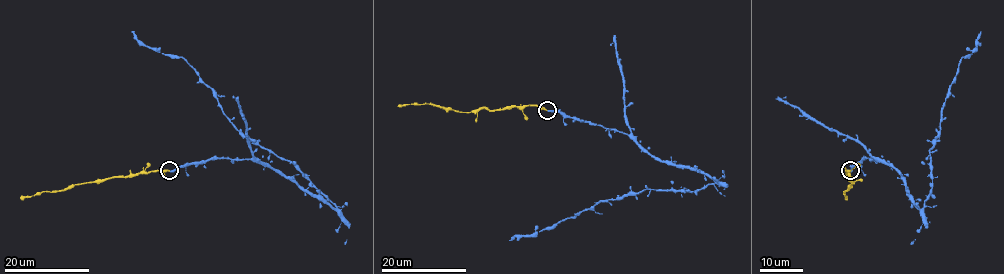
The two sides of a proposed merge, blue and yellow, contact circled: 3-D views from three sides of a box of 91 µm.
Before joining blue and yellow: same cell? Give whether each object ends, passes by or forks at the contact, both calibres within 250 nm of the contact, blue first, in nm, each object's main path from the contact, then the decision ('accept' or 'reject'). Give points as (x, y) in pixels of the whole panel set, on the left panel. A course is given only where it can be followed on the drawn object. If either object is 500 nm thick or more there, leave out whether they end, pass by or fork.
blue ends there; yellow ends there; 340 nm thick on the blue side, 320 nm on the other; blue runs (169, 170), (214, 158), (258, 159), (337, 208), (292, 163), (247, 139), (181, 57), (153, 50), (131, 31); yellow runs (169, 170), (83, 182), (63, 190), (38, 192), (21, 199); accept

